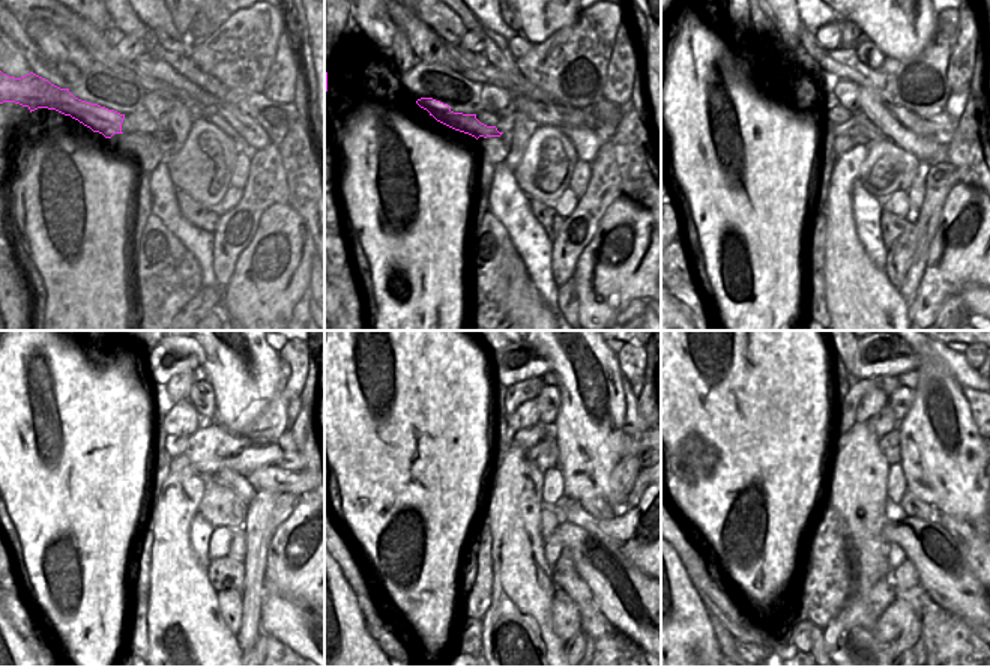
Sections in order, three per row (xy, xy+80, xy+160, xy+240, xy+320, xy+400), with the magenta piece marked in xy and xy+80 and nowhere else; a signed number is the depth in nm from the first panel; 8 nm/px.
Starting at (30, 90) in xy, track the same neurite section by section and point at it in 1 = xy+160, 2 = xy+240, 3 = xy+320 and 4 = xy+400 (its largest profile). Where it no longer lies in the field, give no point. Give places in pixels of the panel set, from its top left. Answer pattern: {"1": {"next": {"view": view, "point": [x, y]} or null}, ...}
{"1": {"next": {"view": "xy+160", "point": [861, 134]}}, "2": {"next": {"view": "xy+240", "point": [236, 482]}}, "3": {"next": {"view": "xy+320", "point": [598, 508]}}, "4": {"next": {"view": "xy+400", "point": [965, 535]}}}

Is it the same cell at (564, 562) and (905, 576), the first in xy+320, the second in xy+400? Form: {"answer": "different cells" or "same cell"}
{"answer": "same cell"}

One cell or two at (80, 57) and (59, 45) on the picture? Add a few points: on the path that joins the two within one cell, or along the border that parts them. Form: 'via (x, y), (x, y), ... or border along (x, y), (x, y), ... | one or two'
via (75, 54), (63, 47) | one

